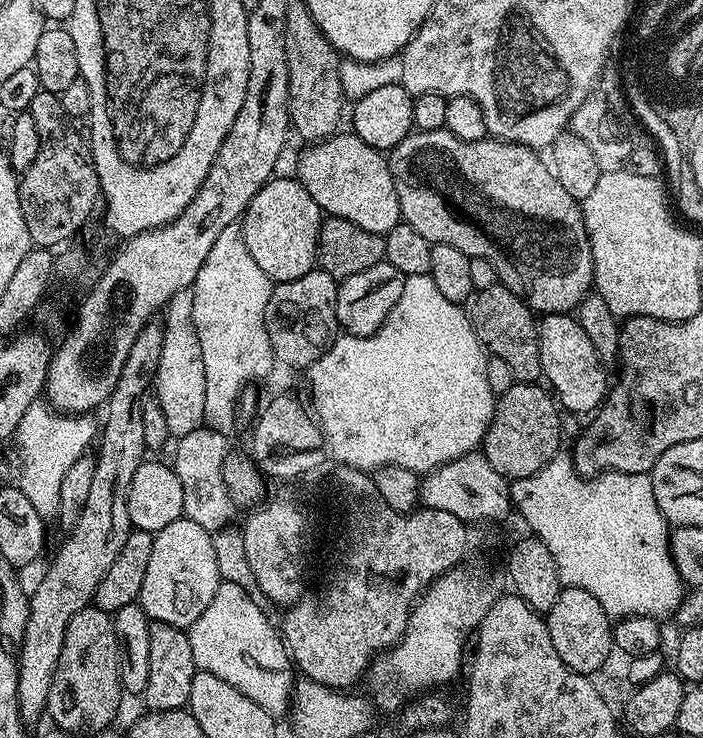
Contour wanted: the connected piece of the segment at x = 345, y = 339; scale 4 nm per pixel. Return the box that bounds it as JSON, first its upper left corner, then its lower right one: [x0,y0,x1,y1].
[306,275,497,474]

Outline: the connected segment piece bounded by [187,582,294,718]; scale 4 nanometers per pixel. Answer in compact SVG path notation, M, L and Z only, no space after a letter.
M221 582L210 606L187 629L190 650L194 650L199 671L217 675L270 715L280 718L289 711L294 668L277 625L275 628L268 621L267 614L252 601L253 593L249 592L240 584Z

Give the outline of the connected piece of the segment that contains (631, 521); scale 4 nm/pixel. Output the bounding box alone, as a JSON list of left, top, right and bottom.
[548,472,686,621]

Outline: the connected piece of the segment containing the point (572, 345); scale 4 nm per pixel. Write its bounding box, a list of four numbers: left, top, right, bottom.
[539,314,610,414]

